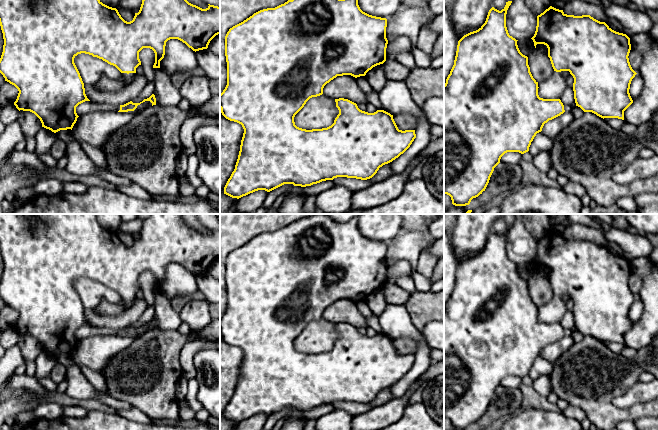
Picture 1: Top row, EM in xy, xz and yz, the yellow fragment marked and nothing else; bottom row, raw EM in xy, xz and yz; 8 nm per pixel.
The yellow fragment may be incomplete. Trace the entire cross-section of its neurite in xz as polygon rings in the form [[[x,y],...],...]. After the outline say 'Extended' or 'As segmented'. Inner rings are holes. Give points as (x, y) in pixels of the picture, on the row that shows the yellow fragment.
[[[288,0],[275,8],[260,10],[229,29],[225,36],[227,85],[220,94],[220,109],[226,119],[241,124],[244,133],[235,169],[224,187],[224,194],[239,199],[258,190],[270,192],[284,184],[306,187],[322,181],[333,180],[337,177],[367,180],[372,178],[380,167],[392,162],[410,147],[416,138],[415,130],[399,130],[393,115],[390,113],[384,110],[368,113],[360,110],[356,103],[344,98],[335,99],[339,114],[335,118],[334,123],[327,128],[306,130],[297,127],[294,122],[295,115],[304,107],[306,102],[312,97],[322,95],[324,86],[337,76],[351,75],[355,78],[365,76],[373,67],[386,61],[386,48],[388,44],[386,27],[386,18],[372,16],[363,12],[358,5],[358,0]]]. As segmented

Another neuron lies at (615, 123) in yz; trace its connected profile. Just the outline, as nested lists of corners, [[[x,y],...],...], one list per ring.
[[[604,118],[604,120],[614,129],[621,130],[624,120],[618,118]]]

